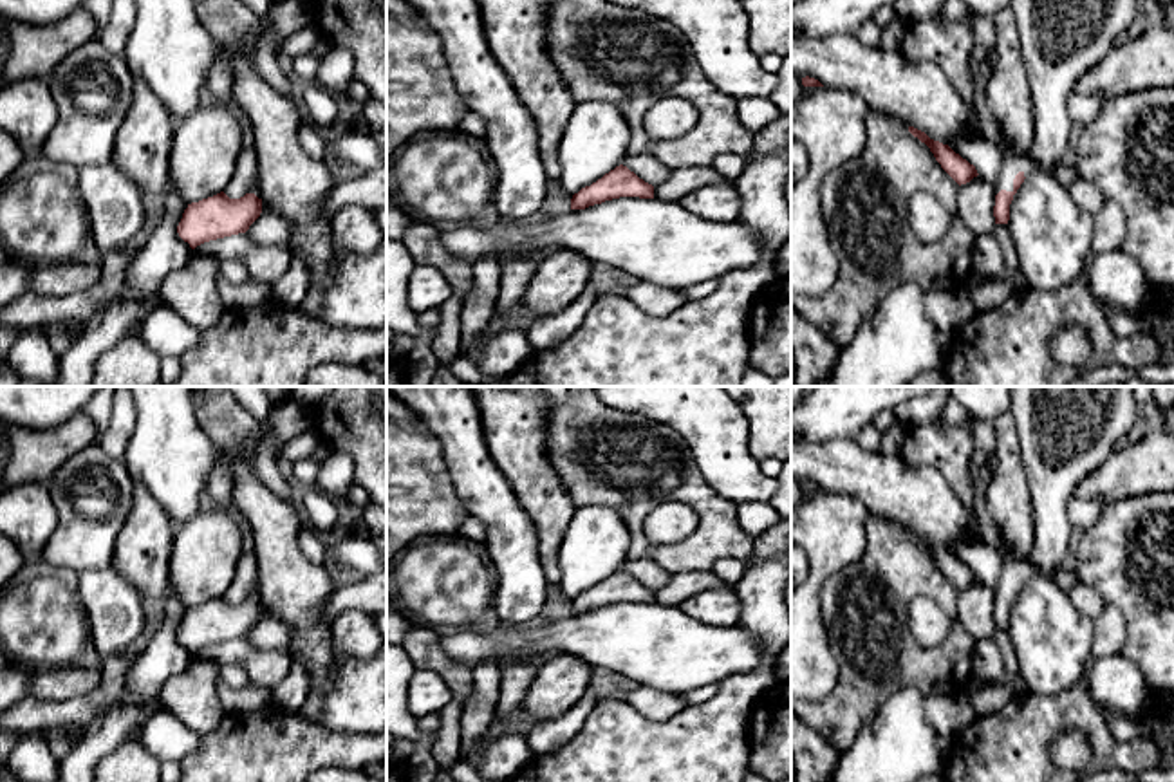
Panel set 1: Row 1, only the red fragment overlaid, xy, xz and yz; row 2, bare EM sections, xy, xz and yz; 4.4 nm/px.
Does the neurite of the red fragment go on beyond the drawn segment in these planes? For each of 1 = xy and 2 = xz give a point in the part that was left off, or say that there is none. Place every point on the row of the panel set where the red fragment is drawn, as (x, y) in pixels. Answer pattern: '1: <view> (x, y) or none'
1: xy (253, 186)
2: none

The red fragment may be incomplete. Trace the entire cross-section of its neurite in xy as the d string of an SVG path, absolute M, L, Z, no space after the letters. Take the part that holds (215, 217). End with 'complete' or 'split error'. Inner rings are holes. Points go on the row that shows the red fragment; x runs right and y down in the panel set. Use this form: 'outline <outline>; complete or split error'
outline M255 175L247 186L247 193L240 199L229 199L224 191L188 204L177 226L179 237L197 246L246 233L262 213L260 184Z; split error

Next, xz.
outline M620 164L571 199L571 209L585 209L620 197L654 199L654 186Z; complete

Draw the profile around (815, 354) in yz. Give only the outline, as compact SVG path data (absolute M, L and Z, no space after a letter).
M791 305L795 386L816 386L829 377L842 349Z

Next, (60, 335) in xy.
M67 320L51 323L47 329L47 340L51 343L52 352L61 358L67 349L72 345L76 332L81 329L81 321Z

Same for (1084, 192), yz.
M1078 177L1071 186L1071 197L1078 208L1098 215L1100 208L1105 202L1105 195L1095 186L1095 182Z

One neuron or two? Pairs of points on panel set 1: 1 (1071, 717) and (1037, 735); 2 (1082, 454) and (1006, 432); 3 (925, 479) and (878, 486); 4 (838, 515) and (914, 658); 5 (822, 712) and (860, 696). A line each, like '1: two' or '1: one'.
1: one
2: two
3: one
4: two
5: one

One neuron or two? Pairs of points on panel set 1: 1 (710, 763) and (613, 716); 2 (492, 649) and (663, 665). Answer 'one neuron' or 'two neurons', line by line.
1: one neuron
2: one neuron

